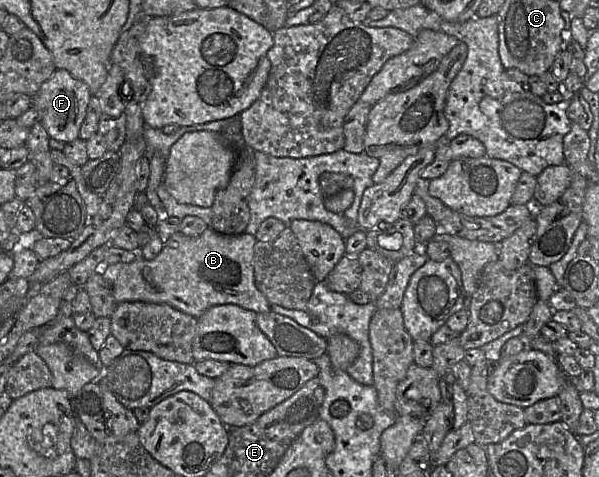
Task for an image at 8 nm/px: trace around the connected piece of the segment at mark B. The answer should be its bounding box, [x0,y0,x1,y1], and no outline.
[97,227,271,318]

